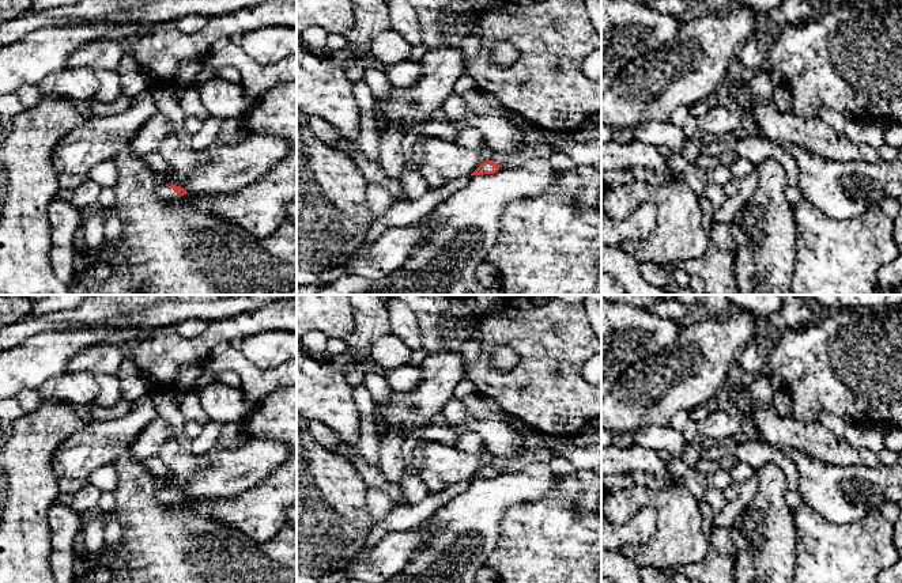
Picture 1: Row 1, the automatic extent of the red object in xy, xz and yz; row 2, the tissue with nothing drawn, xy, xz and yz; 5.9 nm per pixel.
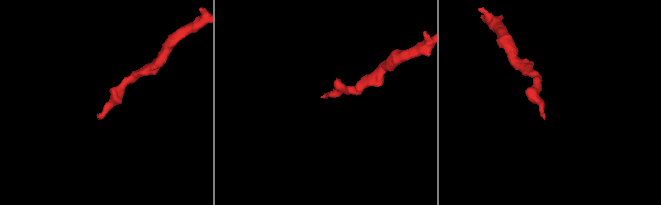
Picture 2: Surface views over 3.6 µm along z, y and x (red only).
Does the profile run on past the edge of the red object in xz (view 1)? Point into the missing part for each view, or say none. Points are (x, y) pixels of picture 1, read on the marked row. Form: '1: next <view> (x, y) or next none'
1: next none

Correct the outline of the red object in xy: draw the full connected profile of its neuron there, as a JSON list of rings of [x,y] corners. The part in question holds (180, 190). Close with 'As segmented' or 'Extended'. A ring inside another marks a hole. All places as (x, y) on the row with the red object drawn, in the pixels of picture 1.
[[[167,182],[163,183],[158,190],[156,196],[162,200],[174,200],[177,196],[184,196],[188,192],[184,188],[169,185]]]. Extended

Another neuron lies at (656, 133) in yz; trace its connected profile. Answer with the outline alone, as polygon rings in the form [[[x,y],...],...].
[[[671,121],[649,122],[634,128],[634,140],[650,144],[653,147],[668,145],[673,154],[680,154],[686,145],[686,135],[683,129],[675,126]]]

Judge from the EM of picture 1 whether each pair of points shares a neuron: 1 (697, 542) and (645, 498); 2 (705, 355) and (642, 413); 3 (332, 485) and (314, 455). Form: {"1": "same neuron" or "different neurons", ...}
{"1": "same neuron", "2": "same neuron", "3": "same neuron"}

